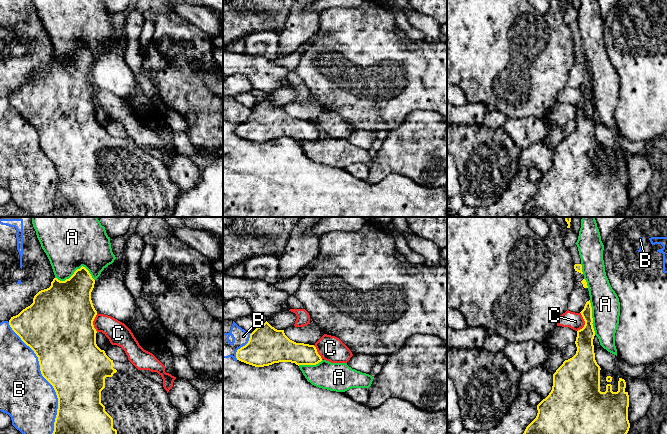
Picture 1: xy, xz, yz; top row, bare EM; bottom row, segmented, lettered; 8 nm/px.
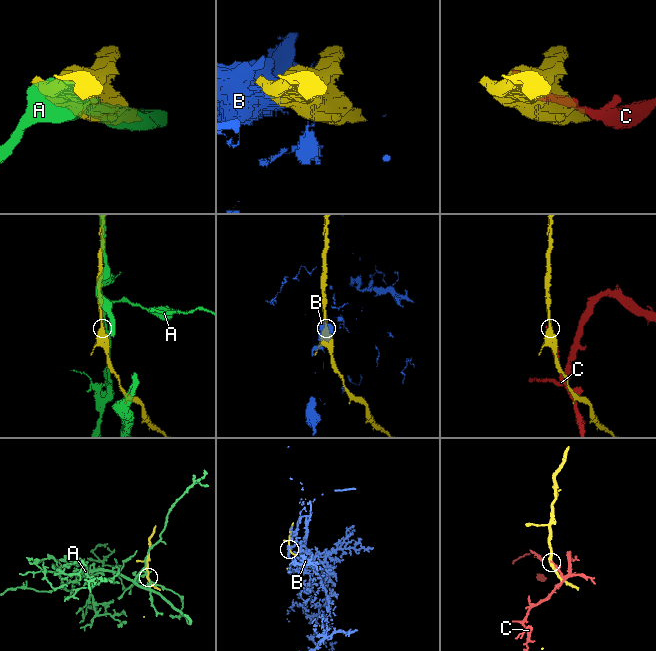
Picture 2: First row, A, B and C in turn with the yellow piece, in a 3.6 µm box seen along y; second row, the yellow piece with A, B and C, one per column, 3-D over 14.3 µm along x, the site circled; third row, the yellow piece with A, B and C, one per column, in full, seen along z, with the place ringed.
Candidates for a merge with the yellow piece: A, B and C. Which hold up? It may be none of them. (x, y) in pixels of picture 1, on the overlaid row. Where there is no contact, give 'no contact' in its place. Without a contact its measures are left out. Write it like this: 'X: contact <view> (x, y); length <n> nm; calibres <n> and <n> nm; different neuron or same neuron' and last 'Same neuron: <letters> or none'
A: contact xy (76, 270); length 320 nm; calibres 340 and 460 nm; different neuron
B: contact xy (44, 377); length 950 nm; calibres 500 and 420 nm; different neuron
C: contact yz (585, 322); length 160 nm; calibres 140 and 140 nm; different neuron
Same neuron: none

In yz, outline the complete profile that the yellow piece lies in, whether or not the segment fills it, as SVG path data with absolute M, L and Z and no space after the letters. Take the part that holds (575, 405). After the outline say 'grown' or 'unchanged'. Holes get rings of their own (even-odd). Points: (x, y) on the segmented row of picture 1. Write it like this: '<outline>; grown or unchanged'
M590 300L580 313L585 325L577 331L576 354L565 360L553 374L552 390L537 405L537 416L523 434L627 434L629 431L626 382L602 370L595 360L595 331Z; grown

